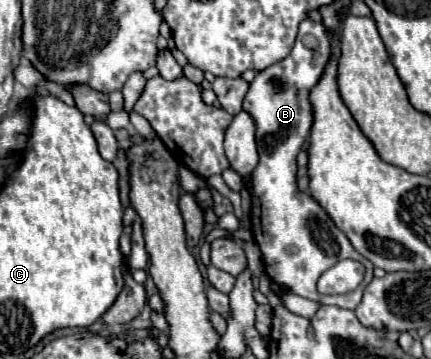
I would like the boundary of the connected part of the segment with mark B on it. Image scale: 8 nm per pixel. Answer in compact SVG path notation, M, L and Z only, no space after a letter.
M305 19L299 25L297 41L291 53L281 63L259 71L249 85L243 109L255 119L259 149L259 165L251 173L251 233L263 253L263 265L269 279L289 293L319 303L323 303L323 297L317 293L319 277L337 261L359 261L365 267L363 283L351 293L333 297L333 303L345 309L355 309L361 303L367 283L371 283L373 279L373 263L353 249L345 233L335 227L331 217L311 195L297 189L295 181L295 157L307 141L309 127L313 123L307 95L309 89L321 79L323 69L329 61L329 53L331 39L325 27L321 23Z

